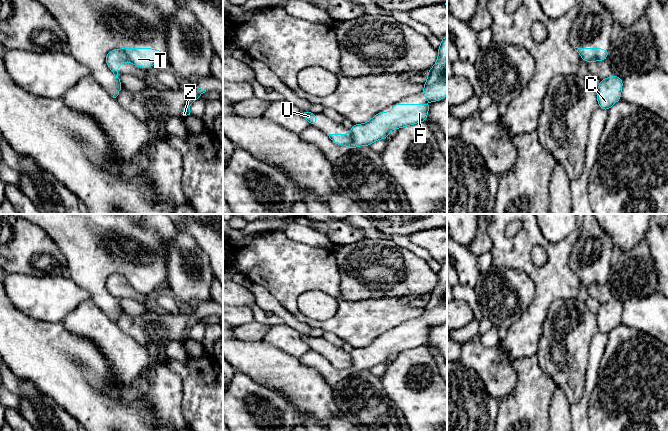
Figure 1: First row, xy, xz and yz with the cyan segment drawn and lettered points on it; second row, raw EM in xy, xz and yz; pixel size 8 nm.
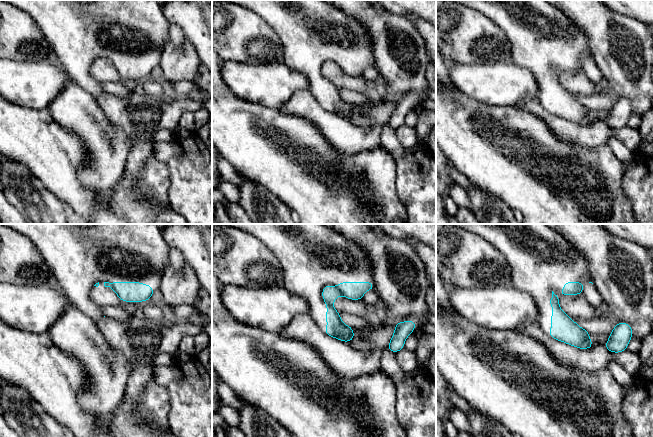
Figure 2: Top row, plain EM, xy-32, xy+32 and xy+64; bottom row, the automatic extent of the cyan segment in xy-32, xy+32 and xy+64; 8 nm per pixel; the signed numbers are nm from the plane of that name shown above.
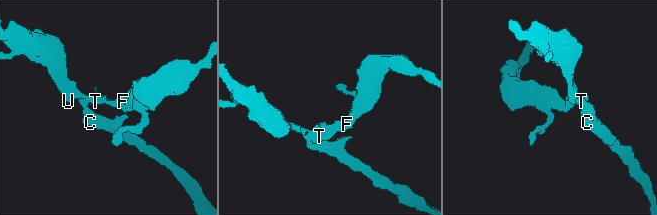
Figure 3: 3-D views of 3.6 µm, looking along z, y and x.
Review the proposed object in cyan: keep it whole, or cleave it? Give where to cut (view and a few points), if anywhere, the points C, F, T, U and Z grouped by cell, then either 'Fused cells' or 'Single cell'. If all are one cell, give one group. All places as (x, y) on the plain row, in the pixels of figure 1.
Split along xy (118, 273), (125, 278), (129, 285). Groups: C F T Z / U. Fused cells

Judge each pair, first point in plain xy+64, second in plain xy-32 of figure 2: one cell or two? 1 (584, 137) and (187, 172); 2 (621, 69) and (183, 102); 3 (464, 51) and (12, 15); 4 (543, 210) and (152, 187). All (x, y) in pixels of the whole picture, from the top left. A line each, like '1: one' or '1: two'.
1: two
2: two
3: one
4: one

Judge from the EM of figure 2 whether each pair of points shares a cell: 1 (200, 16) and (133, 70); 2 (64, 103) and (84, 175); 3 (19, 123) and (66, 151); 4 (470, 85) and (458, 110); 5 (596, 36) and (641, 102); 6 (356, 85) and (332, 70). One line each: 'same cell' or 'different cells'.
1: different cells
2: same cell
3: same cell
4: different cells
5: same cell
6: same cell

